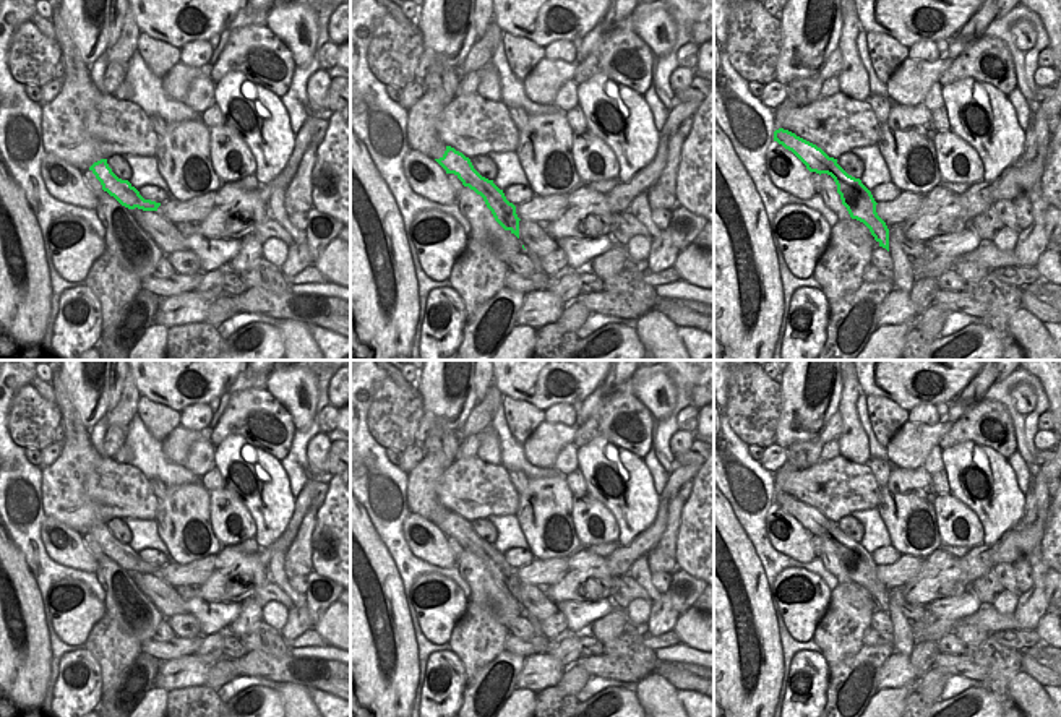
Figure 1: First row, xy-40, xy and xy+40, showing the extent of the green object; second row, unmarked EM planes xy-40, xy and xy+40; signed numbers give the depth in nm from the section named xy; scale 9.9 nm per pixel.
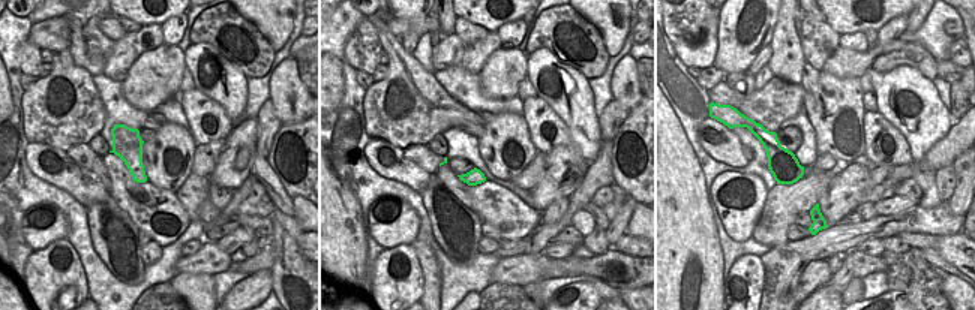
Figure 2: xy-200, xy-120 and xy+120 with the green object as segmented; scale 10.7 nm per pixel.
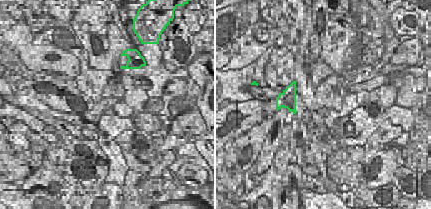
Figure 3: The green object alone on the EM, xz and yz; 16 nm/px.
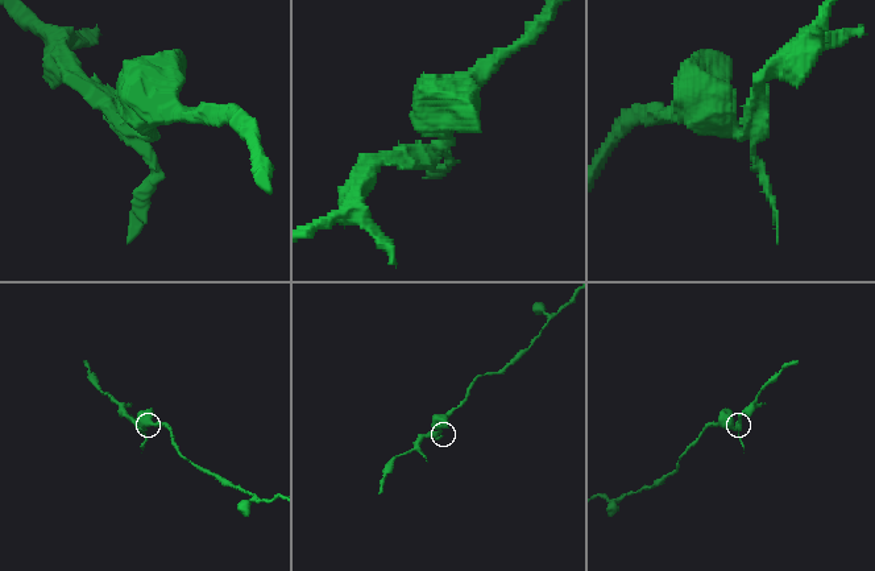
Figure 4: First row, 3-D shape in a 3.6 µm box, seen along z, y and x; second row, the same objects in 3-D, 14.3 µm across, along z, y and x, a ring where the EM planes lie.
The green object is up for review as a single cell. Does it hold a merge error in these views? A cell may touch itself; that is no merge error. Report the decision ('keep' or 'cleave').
cleave

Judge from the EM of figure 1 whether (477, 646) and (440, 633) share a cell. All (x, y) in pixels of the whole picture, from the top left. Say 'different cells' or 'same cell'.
different cells

